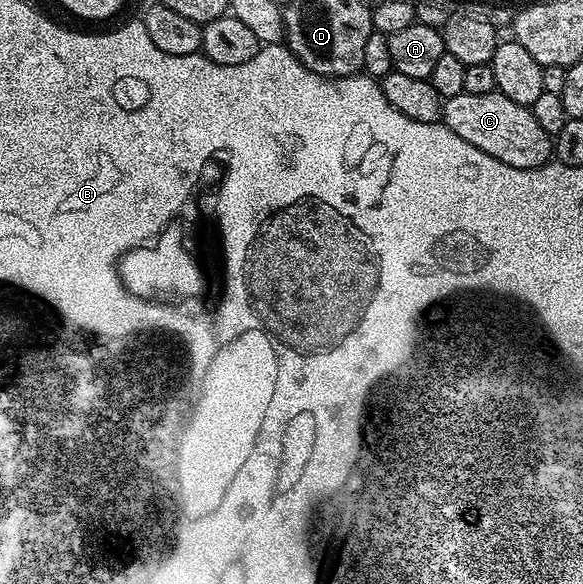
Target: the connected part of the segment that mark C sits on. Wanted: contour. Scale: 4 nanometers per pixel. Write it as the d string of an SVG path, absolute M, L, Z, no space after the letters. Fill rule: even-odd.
M497 91L482 95L464 92L445 98L441 124L446 125L448 131L460 135L460 139L472 143L472 147L480 147L484 155L492 155L492 159L508 163L508 167L535 169L547 164L554 152L551 134L546 133L540 123L536 123L533 112L525 105L512 103L512 99Z

